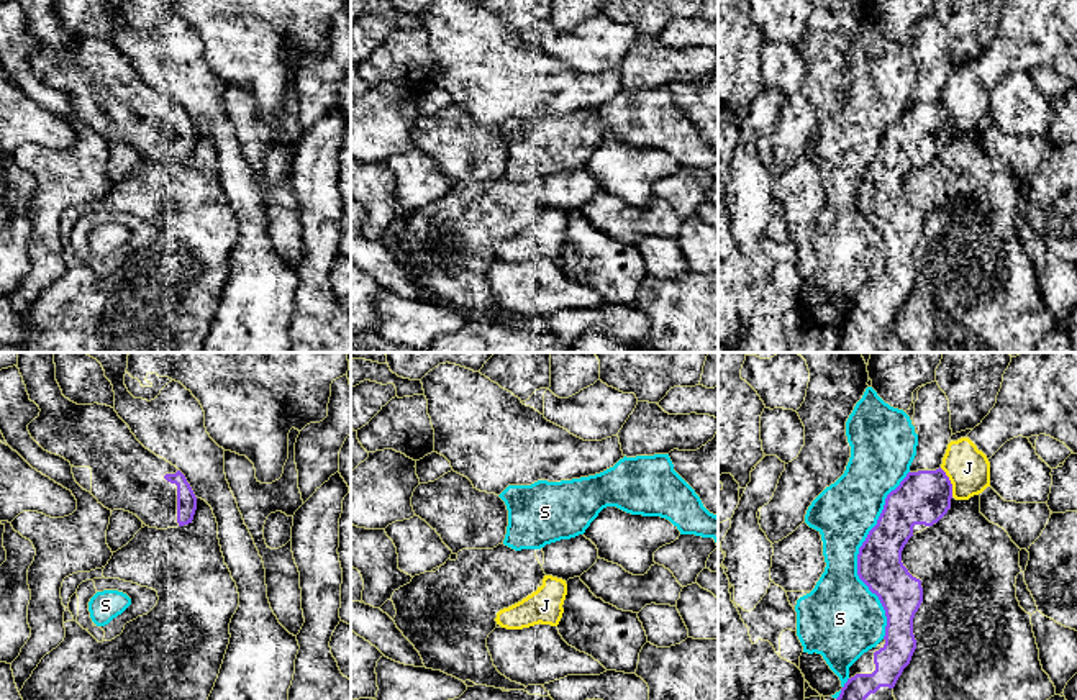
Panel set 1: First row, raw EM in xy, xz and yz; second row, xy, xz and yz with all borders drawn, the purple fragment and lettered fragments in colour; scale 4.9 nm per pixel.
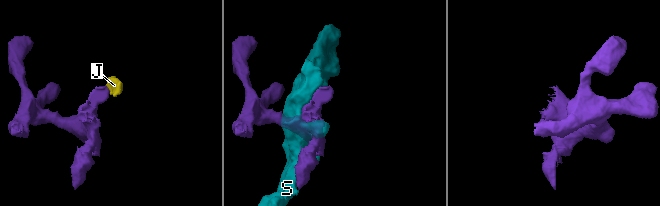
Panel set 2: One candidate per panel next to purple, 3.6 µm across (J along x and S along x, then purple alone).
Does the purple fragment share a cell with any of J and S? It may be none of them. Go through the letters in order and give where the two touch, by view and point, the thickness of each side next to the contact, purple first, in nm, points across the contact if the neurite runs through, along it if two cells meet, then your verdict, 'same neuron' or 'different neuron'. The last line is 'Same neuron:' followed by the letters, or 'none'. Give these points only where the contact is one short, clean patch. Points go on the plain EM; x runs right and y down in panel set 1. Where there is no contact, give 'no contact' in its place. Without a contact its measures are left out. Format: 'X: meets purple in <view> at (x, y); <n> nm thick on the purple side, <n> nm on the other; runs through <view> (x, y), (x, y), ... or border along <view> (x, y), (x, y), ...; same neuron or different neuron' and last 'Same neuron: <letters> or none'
J: meets purple in yz at (949, 115); 260 nm thick on the purple side, 200 nm on the other; different neuron
S: meets purple in yz at (858, 187); 220 nm thick on the purple side, 300 nm on the other; different neuron
Same neuron: none

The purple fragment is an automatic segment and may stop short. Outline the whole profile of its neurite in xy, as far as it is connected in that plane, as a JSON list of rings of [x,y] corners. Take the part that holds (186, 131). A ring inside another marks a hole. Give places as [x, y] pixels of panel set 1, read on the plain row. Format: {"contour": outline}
{"contour": [[[18,0],[30,33],[39,39],[39,49],[28,57],[31,70],[48,85],[64,90],[72,98],[75,115],[90,125],[108,143],[136,148],[146,159],[167,162],[192,156],[197,130],[185,108],[166,92],[146,82],[130,59],[107,38],[77,38],[62,28],[56,13],[56,0]]]}

